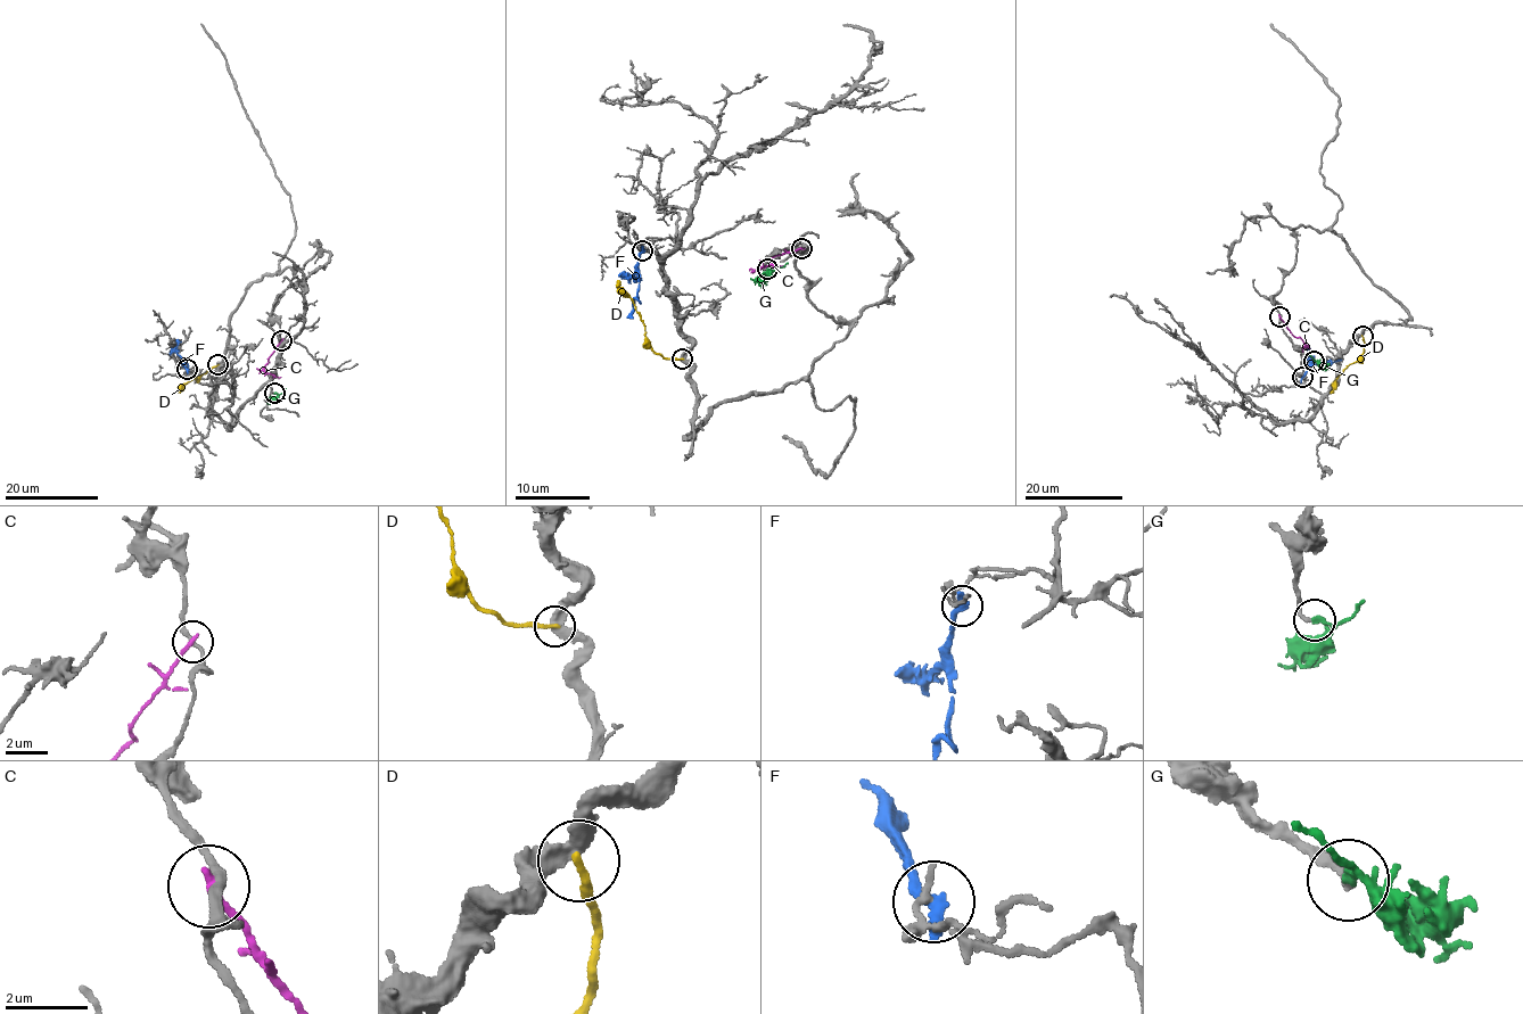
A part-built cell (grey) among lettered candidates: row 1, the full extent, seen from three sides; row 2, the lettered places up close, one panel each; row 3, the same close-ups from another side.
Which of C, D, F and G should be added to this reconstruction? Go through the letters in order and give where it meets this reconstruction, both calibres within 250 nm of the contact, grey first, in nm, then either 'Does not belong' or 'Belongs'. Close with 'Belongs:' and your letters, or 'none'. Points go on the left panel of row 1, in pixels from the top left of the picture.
C: Touches grey at (281, 340). Thickness 200 nm (grey) against 200 nm. Does not belong
D: Touches grey at (217, 364). Thickness 400 nm (grey) against 180 nm. Does not belong
F: Touches grey at (187, 369). Thickness 160 nm (grey) against 400 nm. Does not belong
G: Touches grey at (274, 393). Thickness 200 nm (grey) against 120 nm. Does not belong
Belongs: none

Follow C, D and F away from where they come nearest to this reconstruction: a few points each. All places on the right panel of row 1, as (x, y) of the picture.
C: (1278, 316), (1306, 346)
D: (1363, 336), (1365, 346), (1361, 355), (1339, 376), (1330, 394)
F: (1301, 377), (1311, 367), (1341, 360)

